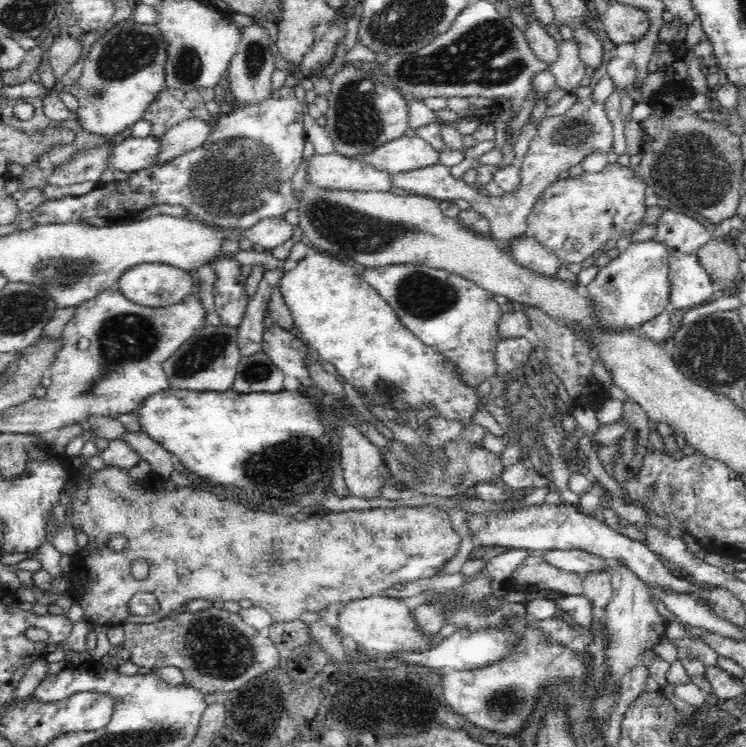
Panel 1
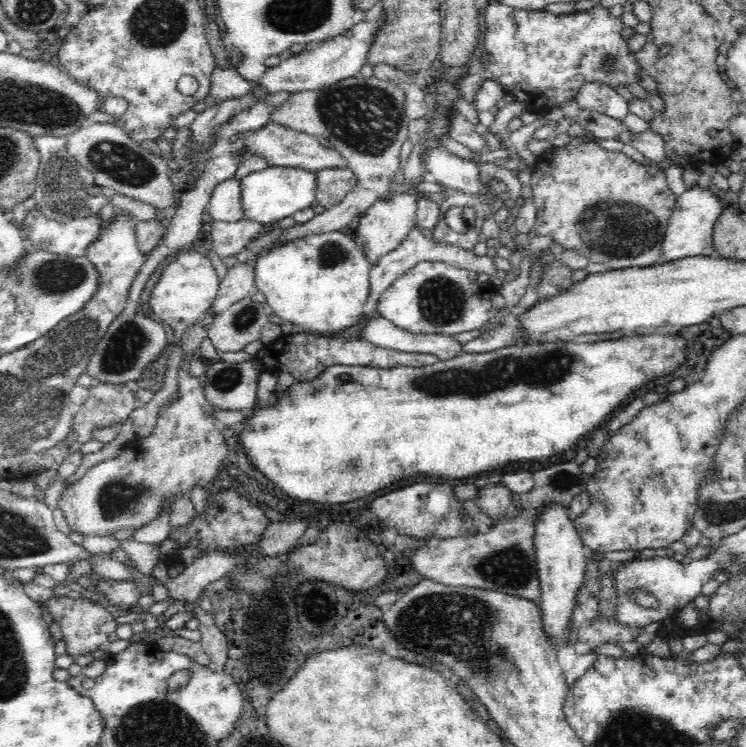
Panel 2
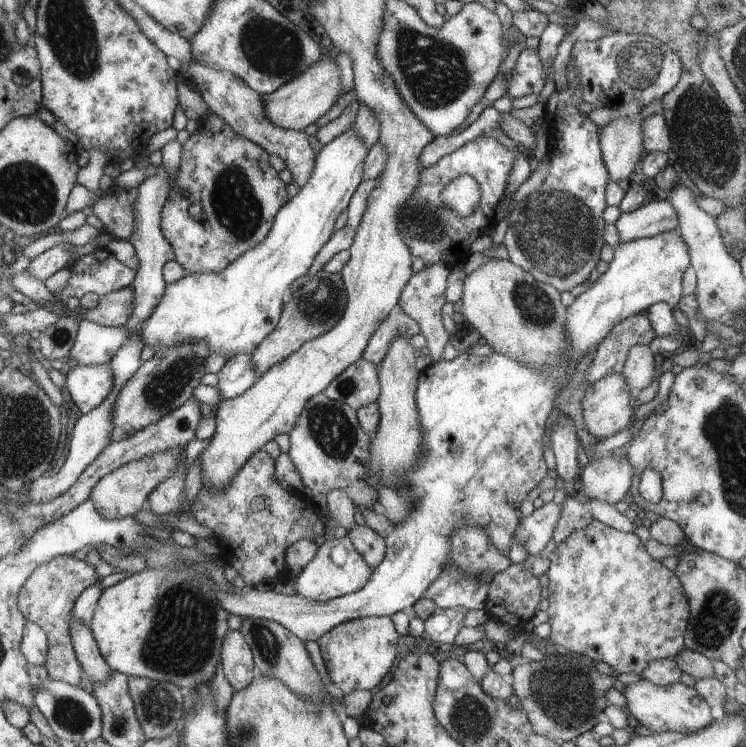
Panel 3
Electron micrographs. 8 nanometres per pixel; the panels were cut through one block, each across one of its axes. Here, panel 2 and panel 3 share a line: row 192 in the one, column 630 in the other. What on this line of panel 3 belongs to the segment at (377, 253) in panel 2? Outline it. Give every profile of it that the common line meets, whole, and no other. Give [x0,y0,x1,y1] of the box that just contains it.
[582,373,632,440]

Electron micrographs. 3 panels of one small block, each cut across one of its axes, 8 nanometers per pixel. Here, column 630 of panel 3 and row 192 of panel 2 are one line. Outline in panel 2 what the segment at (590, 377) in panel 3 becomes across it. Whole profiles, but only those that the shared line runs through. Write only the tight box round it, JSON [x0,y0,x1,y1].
[315,167,359,209]

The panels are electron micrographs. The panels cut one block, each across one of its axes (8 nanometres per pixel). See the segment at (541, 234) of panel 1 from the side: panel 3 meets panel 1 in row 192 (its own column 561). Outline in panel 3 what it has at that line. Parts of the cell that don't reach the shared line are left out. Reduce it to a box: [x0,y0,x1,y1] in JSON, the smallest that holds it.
[545,519,689,676]

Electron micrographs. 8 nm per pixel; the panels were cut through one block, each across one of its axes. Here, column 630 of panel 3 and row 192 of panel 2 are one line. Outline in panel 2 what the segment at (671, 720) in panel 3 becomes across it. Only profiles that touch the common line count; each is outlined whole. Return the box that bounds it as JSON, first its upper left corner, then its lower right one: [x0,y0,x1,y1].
[662,186,727,263]

